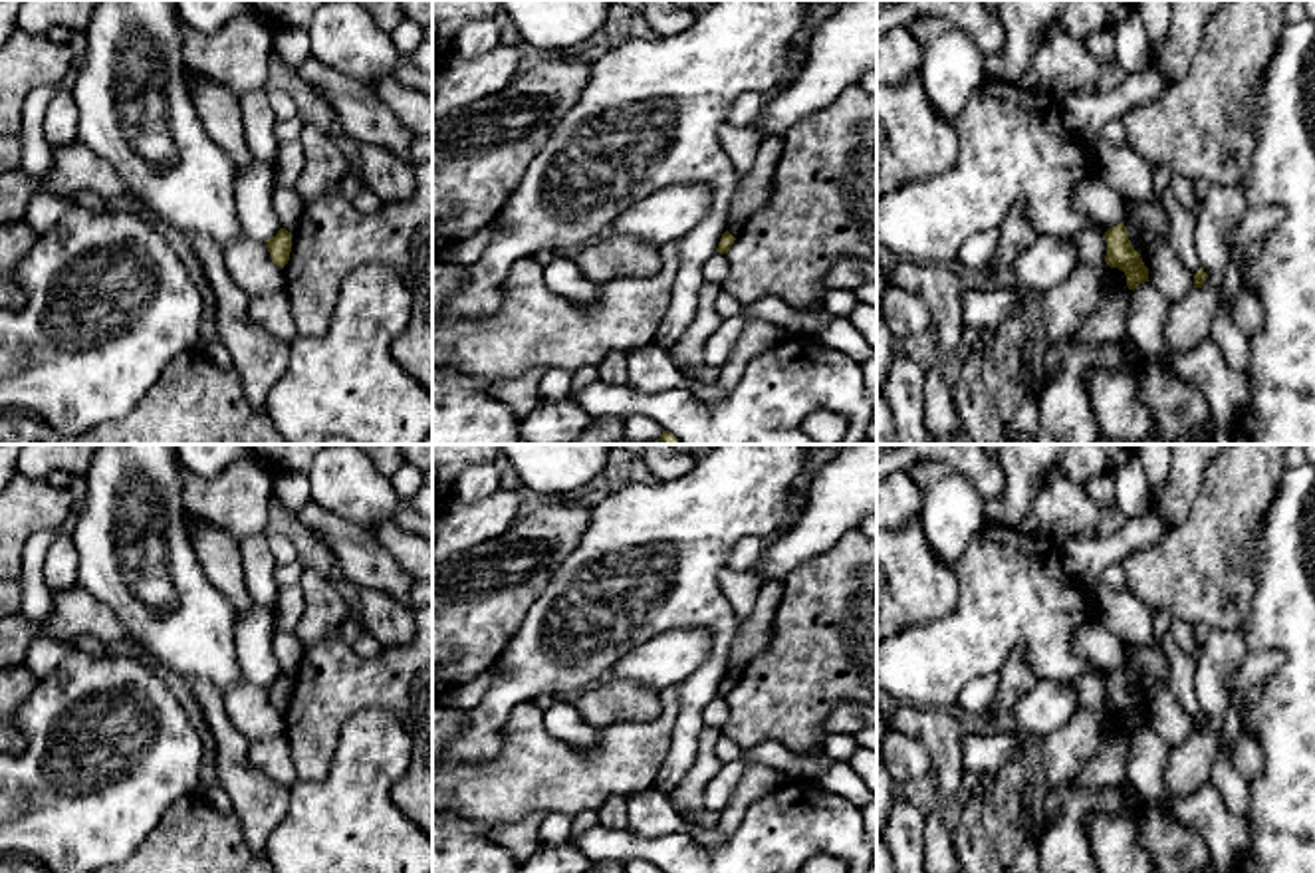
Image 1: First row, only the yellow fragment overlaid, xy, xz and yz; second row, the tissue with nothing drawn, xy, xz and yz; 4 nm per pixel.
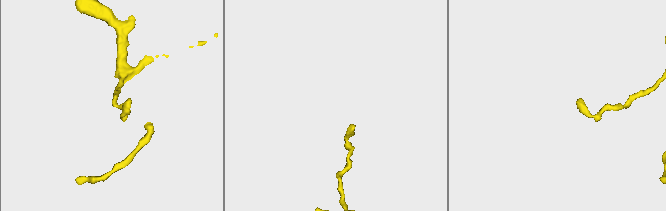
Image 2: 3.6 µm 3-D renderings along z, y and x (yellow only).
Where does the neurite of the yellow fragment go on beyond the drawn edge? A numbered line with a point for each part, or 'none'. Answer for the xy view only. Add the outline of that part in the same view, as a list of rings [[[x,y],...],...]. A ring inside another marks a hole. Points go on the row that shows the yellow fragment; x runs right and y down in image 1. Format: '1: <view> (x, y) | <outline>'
none

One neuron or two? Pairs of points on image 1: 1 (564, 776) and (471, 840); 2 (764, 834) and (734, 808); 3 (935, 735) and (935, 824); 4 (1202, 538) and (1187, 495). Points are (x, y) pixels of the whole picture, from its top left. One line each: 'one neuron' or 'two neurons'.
1: two neurons
2: two neurons
3: one neuron
4: two neurons

